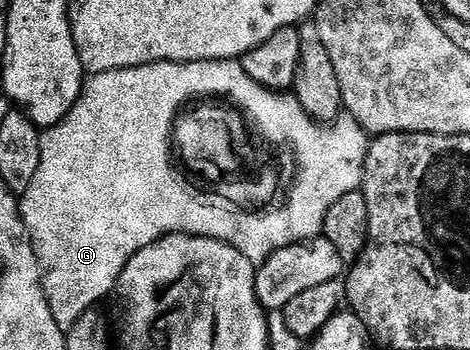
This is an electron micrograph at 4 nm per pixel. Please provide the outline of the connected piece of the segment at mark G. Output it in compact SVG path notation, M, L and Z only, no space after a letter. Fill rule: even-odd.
M236 59L192 61L192 67L188 67L188 61L161 61L131 69L95 73L85 78L82 93L66 118L42 133L40 168L36 171L36 179L32 179L28 191L21 198L20 212L30 232L38 265L42 268L42 290L46 293L52 319L56 319L63 331L69 331L80 315L95 308L99 304L97 301L104 300L109 293L111 296L115 292L120 275L132 255L156 243L167 233L187 233L193 237L223 241L236 247L240 255L257 267L284 247L313 241L322 233L322 224L332 203L340 203L344 195L361 190L370 141L366 130L353 117L343 115L333 122L336 131L330 130L330 161L326 167L322 165L320 177L310 175L310 171L302 173L300 201L294 201L294 187L302 167L298 165L296 171L292 171L290 143L274 143L274 151L268 153L270 159L262 155L258 157L258 145L252 145L256 129L248 119L244 119L244 115L240 115L240 111L246 113L240 109L240 103L218 93L188 97L192 91L190 87L196 87L198 81L206 83L206 79L202 79L202 67L224 67L224 71L238 71L240 68L236 67ZM158 85L162 85L162 95L158 95L158 101L162 97L162 105L172 107L182 101L170 121L168 147L164 133L160 133L158 139L154 131L156 127L150 125L148 117L148 93L158 93ZM216 181L220 189L210 187L210 183Z

